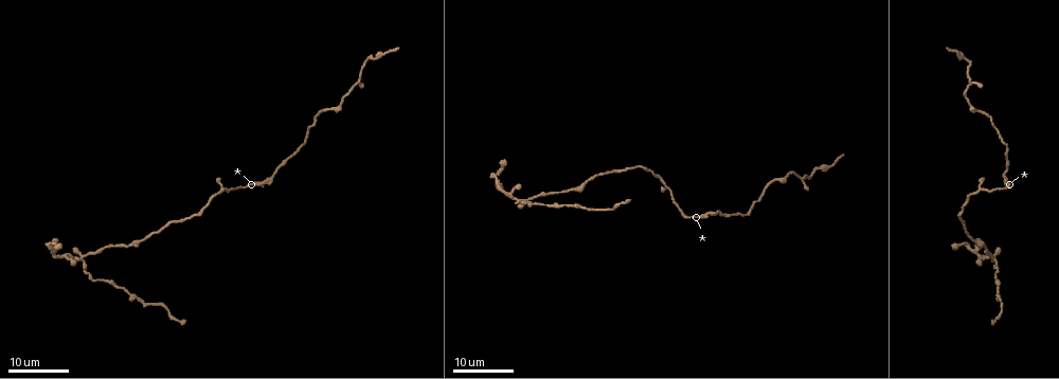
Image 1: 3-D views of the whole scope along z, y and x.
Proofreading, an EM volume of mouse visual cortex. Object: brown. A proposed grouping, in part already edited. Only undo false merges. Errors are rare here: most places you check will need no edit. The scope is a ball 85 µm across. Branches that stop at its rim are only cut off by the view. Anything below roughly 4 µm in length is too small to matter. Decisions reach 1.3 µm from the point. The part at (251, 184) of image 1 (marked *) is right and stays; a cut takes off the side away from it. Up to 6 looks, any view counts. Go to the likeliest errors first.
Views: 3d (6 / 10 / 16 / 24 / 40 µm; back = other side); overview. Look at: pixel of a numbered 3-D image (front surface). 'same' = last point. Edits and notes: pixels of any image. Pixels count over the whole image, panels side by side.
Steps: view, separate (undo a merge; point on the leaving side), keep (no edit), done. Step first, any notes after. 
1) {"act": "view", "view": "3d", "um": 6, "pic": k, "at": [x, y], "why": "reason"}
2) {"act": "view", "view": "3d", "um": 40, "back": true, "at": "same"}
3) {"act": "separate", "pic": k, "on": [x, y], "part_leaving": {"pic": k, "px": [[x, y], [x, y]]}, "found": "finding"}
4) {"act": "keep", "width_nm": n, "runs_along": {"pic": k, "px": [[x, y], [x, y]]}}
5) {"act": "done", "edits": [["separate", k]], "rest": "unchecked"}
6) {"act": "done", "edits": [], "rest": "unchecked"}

{"act": "view", "view": "3d", "um": 16, "pic": 1, "at": [525, 202], "why": "four-way junction"}

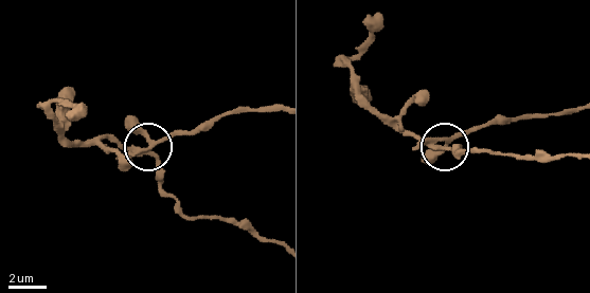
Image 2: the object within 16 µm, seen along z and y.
{"act": "view", "view": "3d", "um": 6, "pic": 2, "at": [443, 147]}

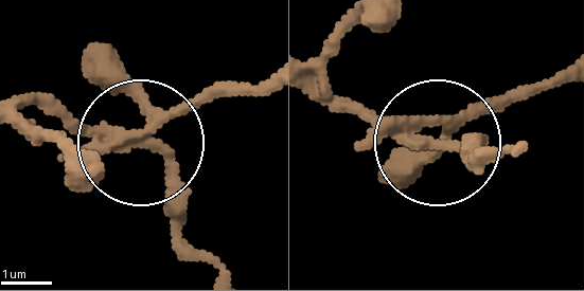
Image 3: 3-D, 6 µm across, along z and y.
{"act": "separate", "pic": 3, "on": [39, 102], "width_nm": 240, "part_leaving": {"pic": 3, "px": [[110, 134], [156, 155], [173, 218], [215, 269]]}, "found": "two cells meet here"}

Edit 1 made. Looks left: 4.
{"act": "view", "view": "3d", "um": 24, "pic": 1, "at": [572, 190], "why": "thick turns thin"}

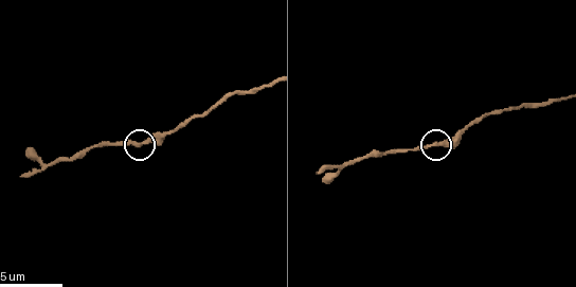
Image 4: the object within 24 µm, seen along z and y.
{"act": "view", "view": "3d", "um": 10, "pic": 4, "at": [435, 143]}

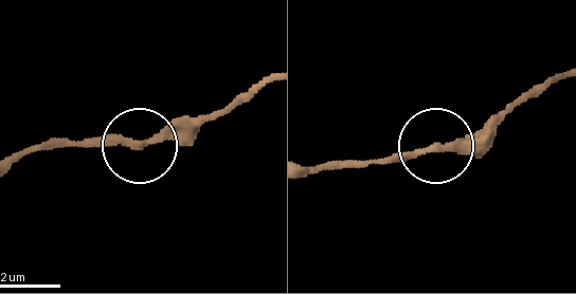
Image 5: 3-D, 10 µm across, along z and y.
{"act": "keep", "width_nm": 230, "runs_along": {"pic": 5, "px": [[269, 75], [209, 115], [141, 144], [37, 144]]}, "found": "all the same cell"}

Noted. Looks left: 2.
{"act": "view", "view": "3d", "um": 24, "pic": 1, "at": [702, 216], "why": "sudden change in width"}

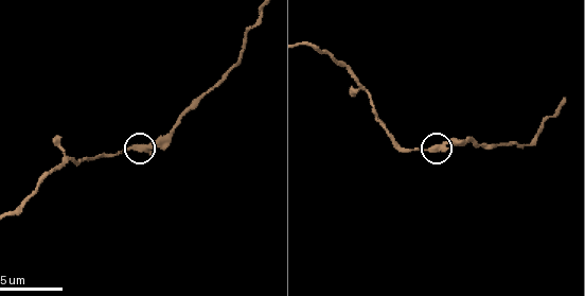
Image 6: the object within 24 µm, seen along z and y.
{"act": "view", "view": "3d", "um": 6, "pic": 6, "at": [145, 148]}

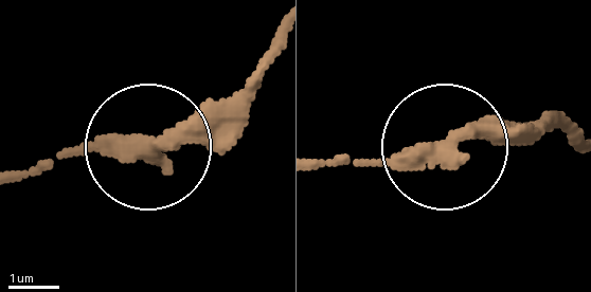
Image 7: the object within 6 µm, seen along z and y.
{"act": "keep", "width_nm": 360, "runs_along": {"pic": 7, "px": [[71, 152], [168, 148], [265, 55]]}, "found": "one cell here"}

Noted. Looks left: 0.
{"act": "done", "edits": [["separate", 3]], "rest": "unchecked"}

